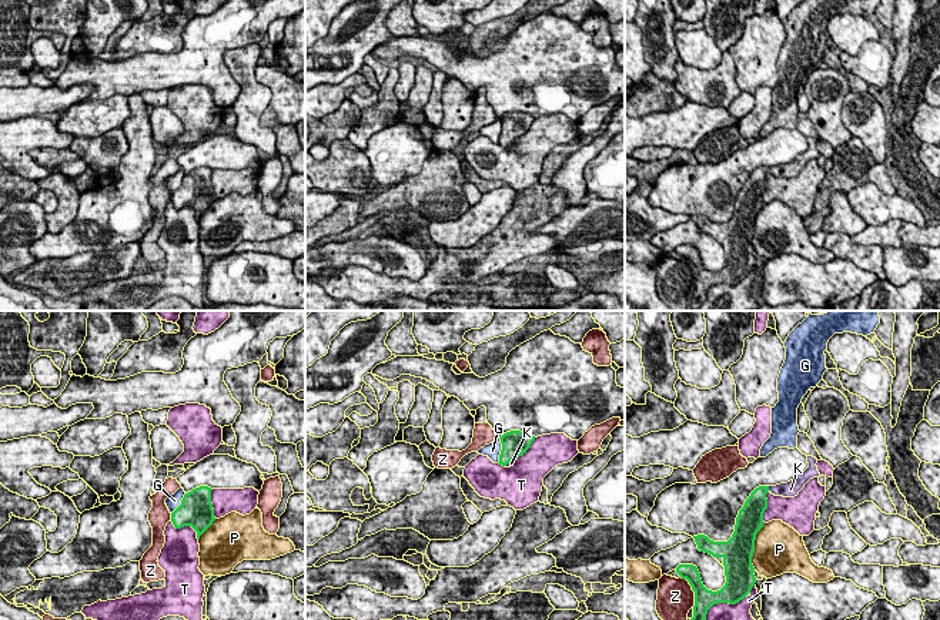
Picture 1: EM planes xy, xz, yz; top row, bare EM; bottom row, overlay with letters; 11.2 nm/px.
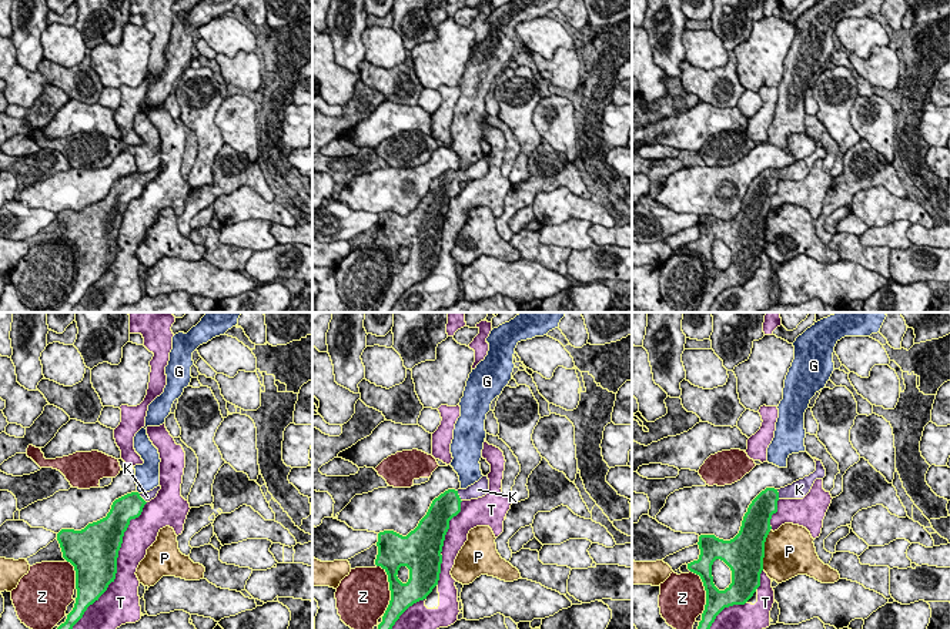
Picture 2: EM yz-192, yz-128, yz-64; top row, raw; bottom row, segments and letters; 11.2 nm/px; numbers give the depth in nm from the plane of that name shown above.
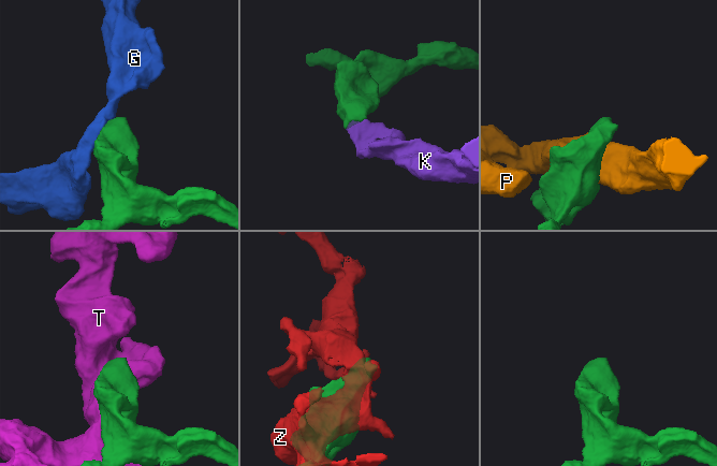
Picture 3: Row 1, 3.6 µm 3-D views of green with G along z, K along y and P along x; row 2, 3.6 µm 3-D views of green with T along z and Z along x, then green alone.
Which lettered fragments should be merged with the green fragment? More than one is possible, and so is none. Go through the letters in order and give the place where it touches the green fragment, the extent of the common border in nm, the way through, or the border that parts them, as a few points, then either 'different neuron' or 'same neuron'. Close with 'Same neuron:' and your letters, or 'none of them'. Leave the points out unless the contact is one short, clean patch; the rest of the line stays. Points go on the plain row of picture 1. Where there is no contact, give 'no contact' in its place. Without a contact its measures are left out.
G: xz (501, 131) | 280 nm | along xz (499, 119), (501, 134), (497, 143) | different neuron
K: yz (768, 170) | 70 nm | across yz (756, 184), (758, 178), (768, 170), (789, 170) | same neuron
P: yz (753, 227) | 550 nm | different neuron
T: xy (186, 205) | 380 nm | different neuron
Z: yz (693, 271) | 400 nm | different neuron
Same neuron: K

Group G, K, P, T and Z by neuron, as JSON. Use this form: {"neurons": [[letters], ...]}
{"neurons": [["G"], ["K"], ["P"], ["T"], ["Z"]]}

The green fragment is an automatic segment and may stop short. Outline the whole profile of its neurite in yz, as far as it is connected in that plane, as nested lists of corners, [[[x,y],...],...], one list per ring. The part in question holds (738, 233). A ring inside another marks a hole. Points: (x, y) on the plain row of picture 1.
[[[807,137],[809,148],[796,155],[787,164],[776,167],[759,167],[746,180],[736,198],[735,212],[727,222],[713,222],[705,215],[693,217],[698,229],[713,238],[722,238],[725,247],[726,264],[717,271],[707,271],[700,259],[700,254],[693,245],[679,245],[676,254],[689,262],[695,272],[695,286],[692,308],[699,311],[706,301],[707,291],[717,284],[736,285],[743,281],[756,264],[752,238],[757,212],[763,208],[763,194],[767,190],[766,175],[795,178],[813,160],[820,158],[817,140]]]

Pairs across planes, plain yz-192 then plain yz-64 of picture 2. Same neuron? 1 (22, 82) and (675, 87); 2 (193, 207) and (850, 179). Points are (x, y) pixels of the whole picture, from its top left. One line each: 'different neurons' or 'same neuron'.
1: different neurons
2: same neuron

